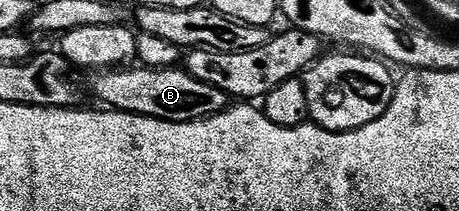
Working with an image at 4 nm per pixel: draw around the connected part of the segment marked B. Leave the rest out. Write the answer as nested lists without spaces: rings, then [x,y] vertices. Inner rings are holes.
[[[139,64],[134,68],[104,70],[92,78],[95,79],[91,82],[91,90],[104,102],[100,102],[104,107],[166,122],[200,122],[202,118],[217,116],[229,105],[229,96],[221,92],[221,88],[197,80],[183,68],[154,70]]]

